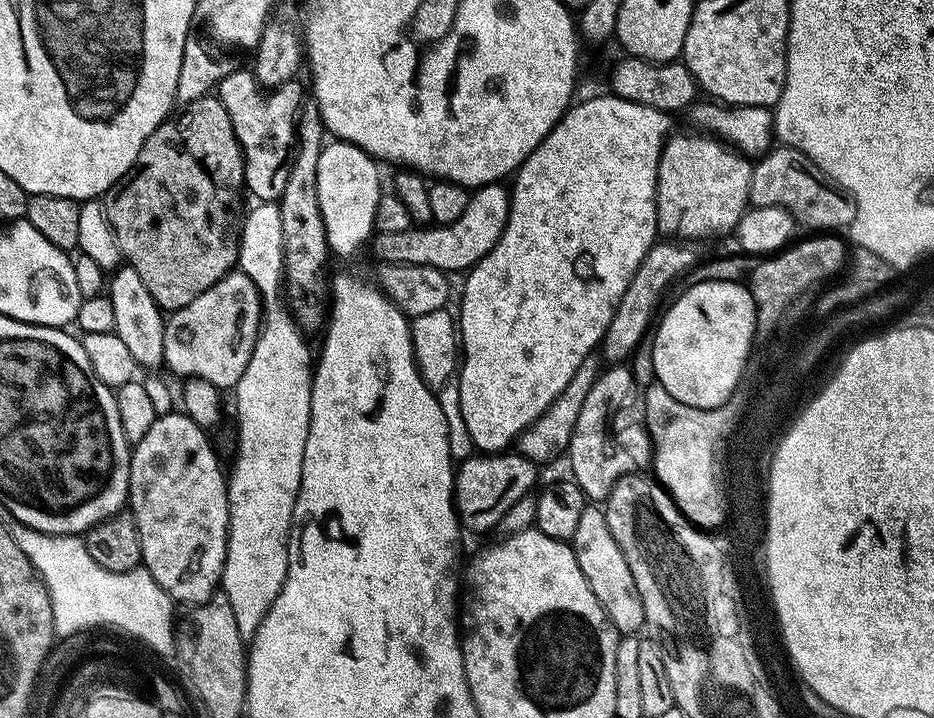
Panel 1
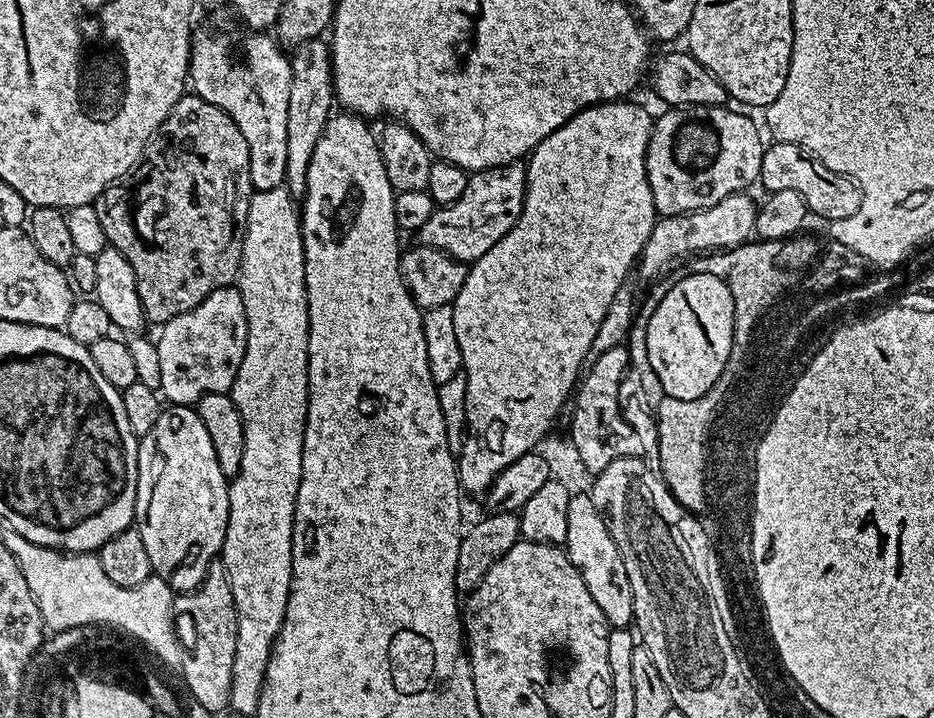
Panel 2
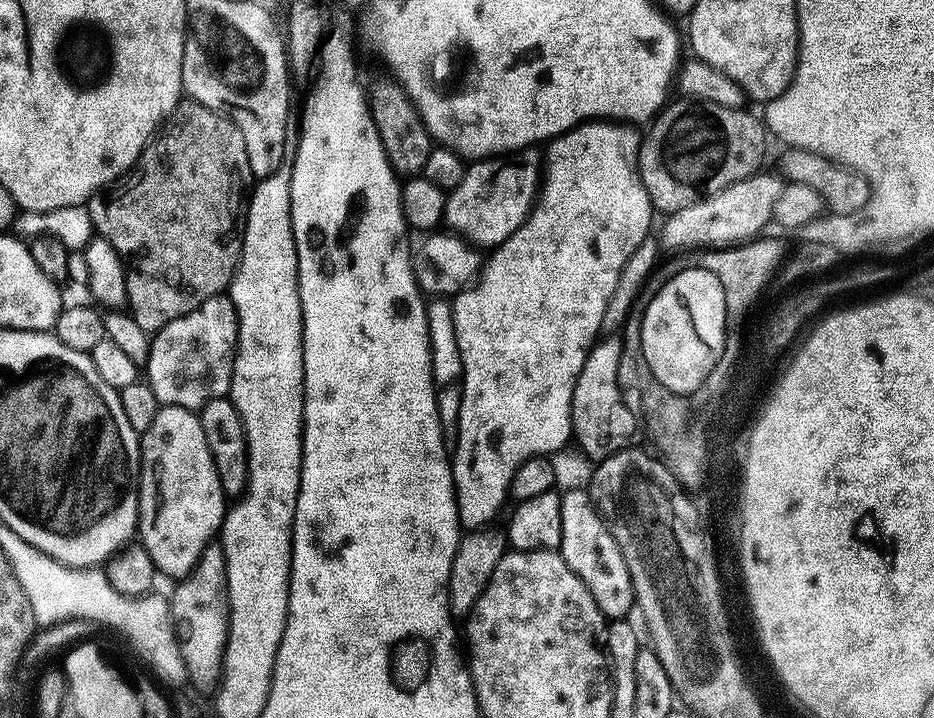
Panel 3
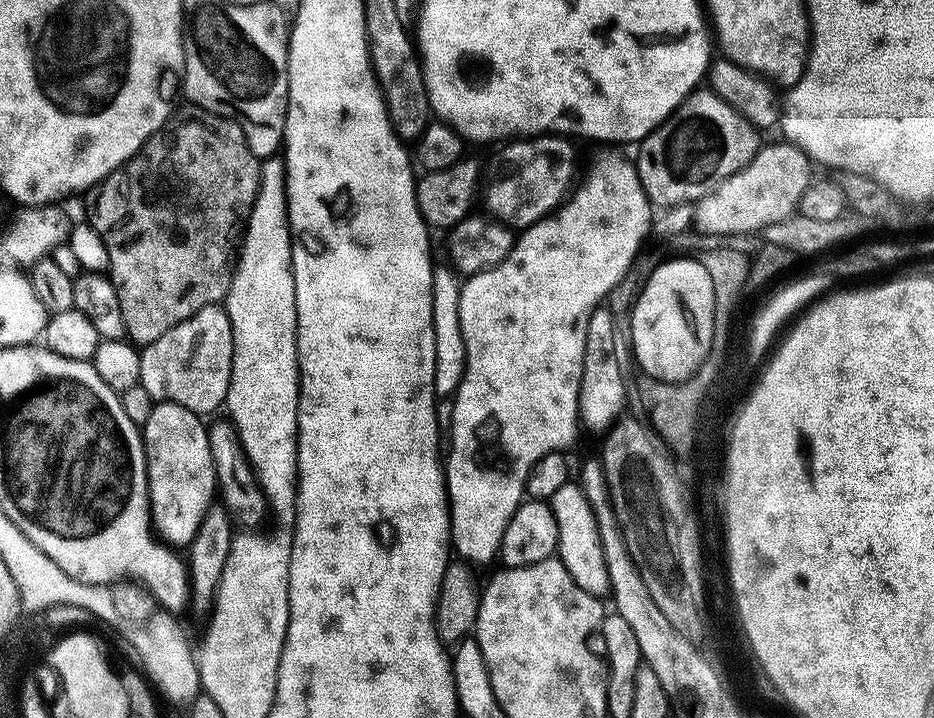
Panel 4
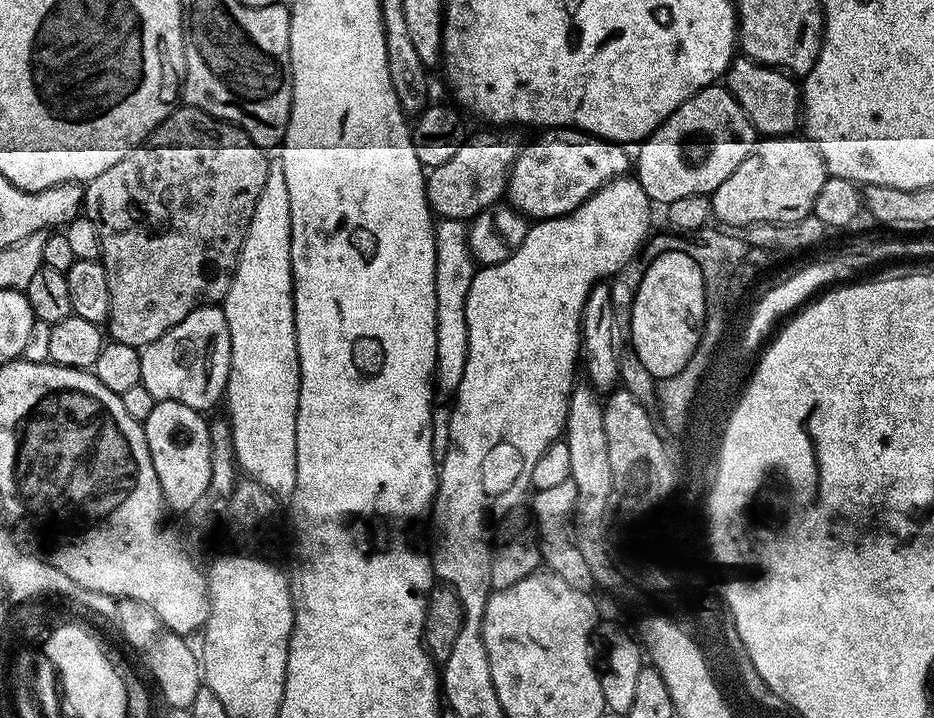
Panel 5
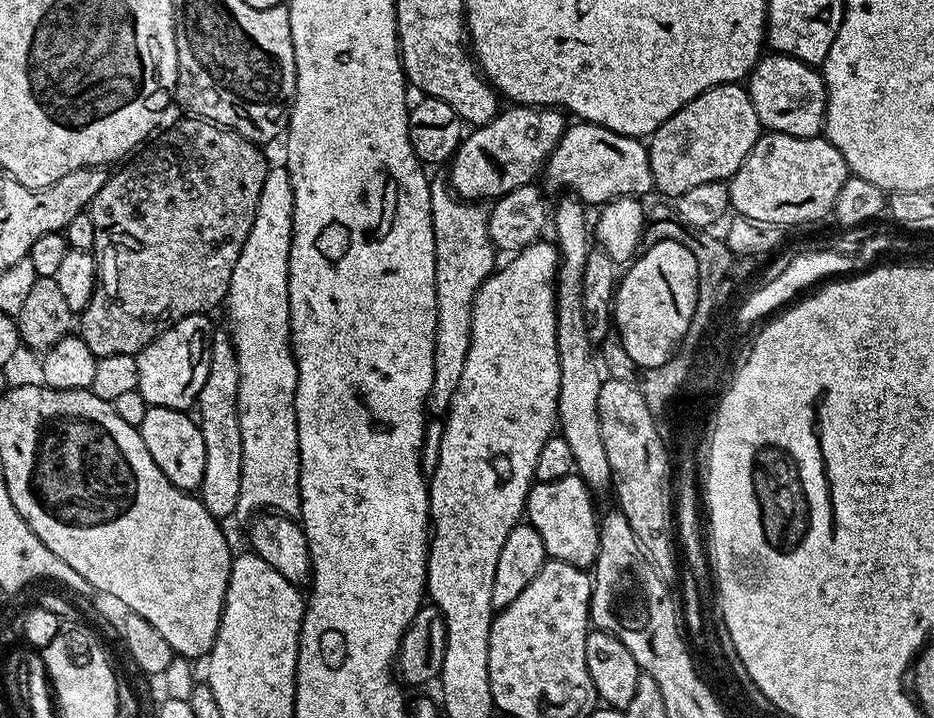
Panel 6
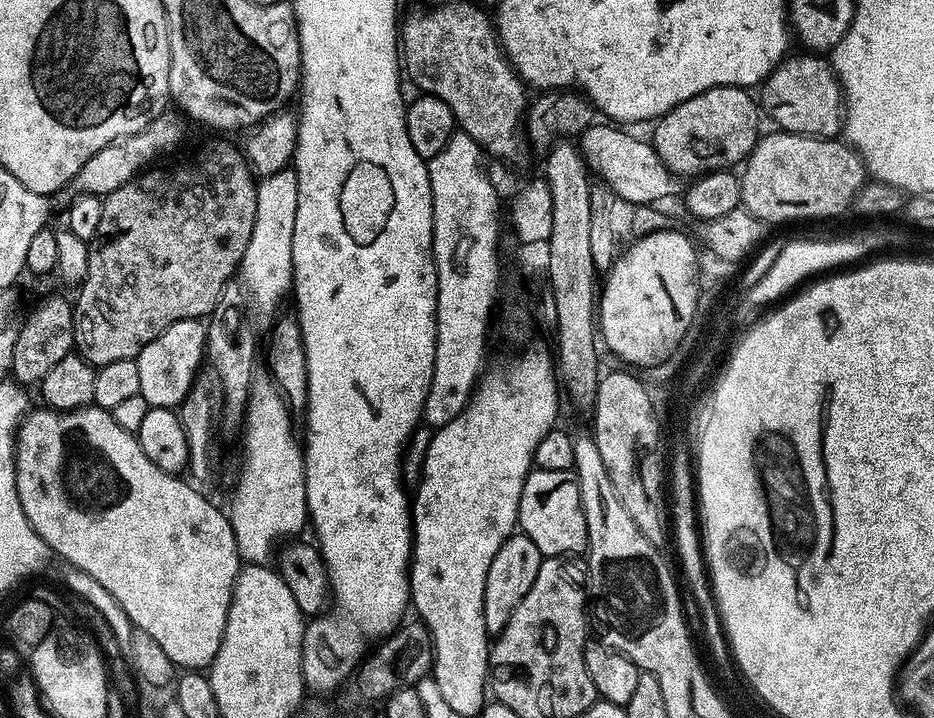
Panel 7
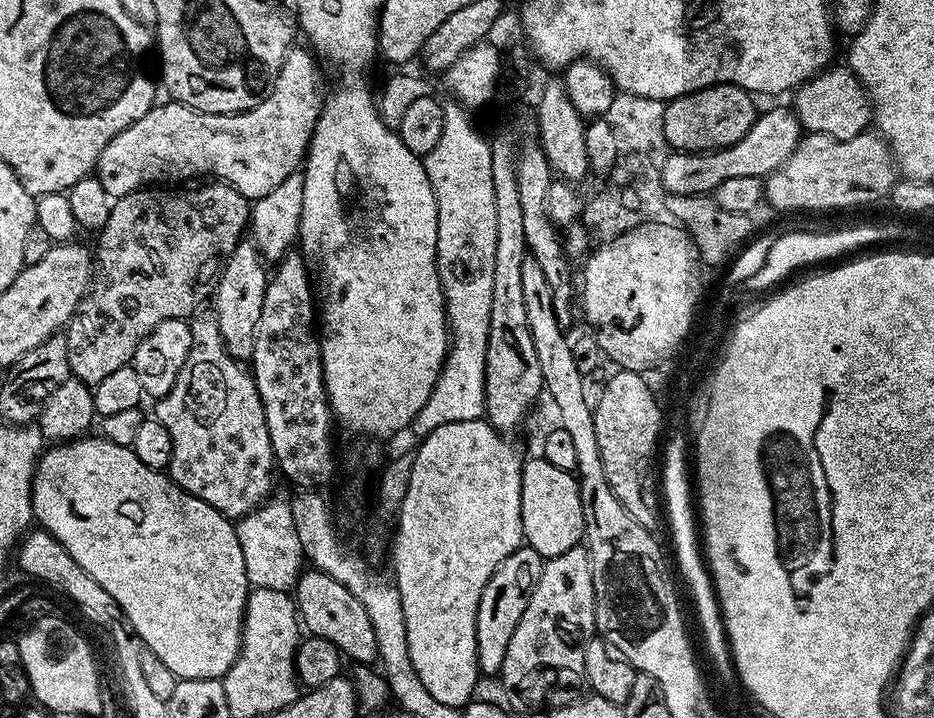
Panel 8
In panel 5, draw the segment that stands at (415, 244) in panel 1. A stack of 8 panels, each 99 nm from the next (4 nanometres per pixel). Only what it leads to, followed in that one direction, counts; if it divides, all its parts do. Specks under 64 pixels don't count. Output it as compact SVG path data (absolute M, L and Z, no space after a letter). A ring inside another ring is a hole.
M553 128L541 140L533 144L524 144L520 149L519 156L512 163L512 169L508 175L506 200L517 212L521 212L526 218L537 220L553 220L555 216L570 214L586 198L590 198L609 180L625 175L630 168L630 152L625 145L606 140L599 140L588 132L580 132L577 128Z

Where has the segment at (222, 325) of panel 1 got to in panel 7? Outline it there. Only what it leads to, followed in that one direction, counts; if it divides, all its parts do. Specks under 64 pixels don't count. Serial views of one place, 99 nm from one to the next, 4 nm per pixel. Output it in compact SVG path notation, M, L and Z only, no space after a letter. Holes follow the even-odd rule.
M183 320L174 322L154 342L150 342L136 355L138 366L138 382L140 383L140 396L146 398L149 406L154 408L175 409L183 404L198 379L200 364L205 363L204 333L205 325L200 320Z

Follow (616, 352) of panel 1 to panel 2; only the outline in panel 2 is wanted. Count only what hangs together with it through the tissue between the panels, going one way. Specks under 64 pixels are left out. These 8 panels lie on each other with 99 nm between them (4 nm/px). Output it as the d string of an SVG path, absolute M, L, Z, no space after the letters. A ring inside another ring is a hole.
M741 194L724 198L718 202L718 206L710 206L706 210L660 216L638 257L638 273L642 279L652 282L656 280L655 276L663 277L689 254L708 254L713 250L734 248L751 241L756 231L757 211L757 201L752 201L748 194Z

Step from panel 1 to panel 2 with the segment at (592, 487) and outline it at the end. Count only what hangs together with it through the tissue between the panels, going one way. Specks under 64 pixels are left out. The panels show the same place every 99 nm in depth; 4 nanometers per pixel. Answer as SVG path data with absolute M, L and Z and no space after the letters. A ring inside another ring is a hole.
M614 346L587 367L574 392L576 405L572 408L572 448L580 464L589 474L606 470L610 462L623 456L640 456L638 438L634 430L624 421L620 408L619 388L629 371L629 349Z

